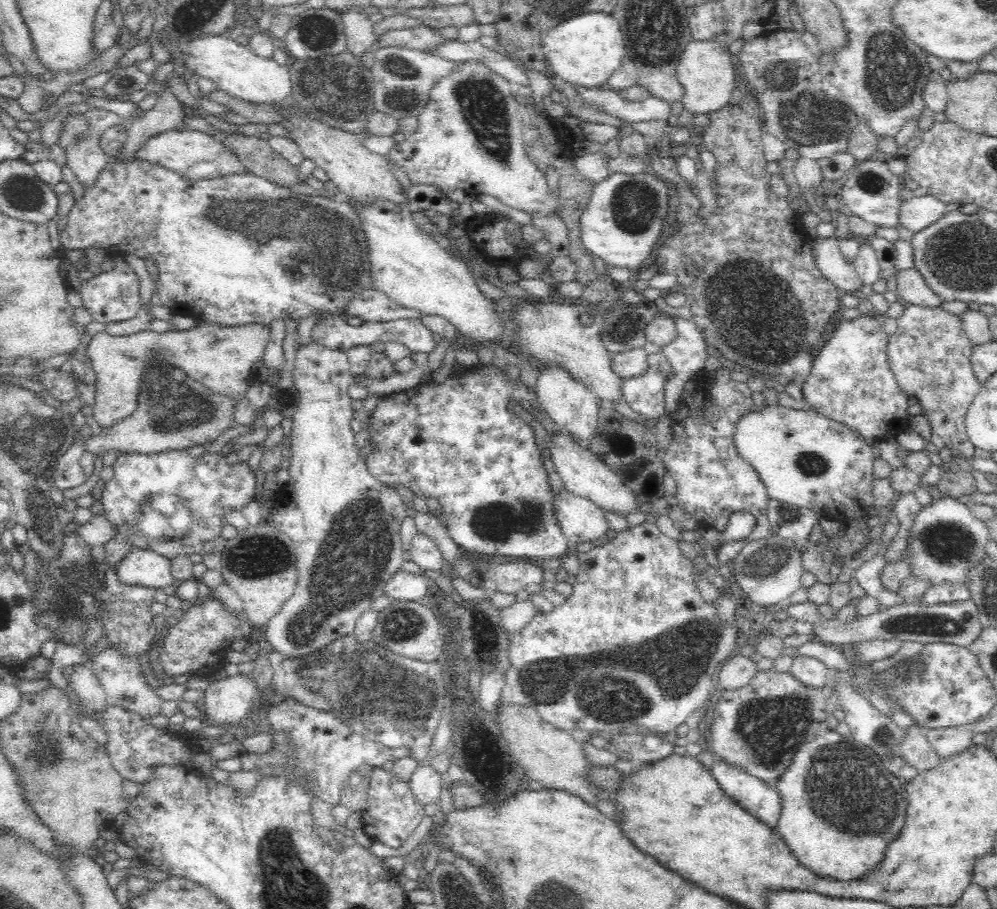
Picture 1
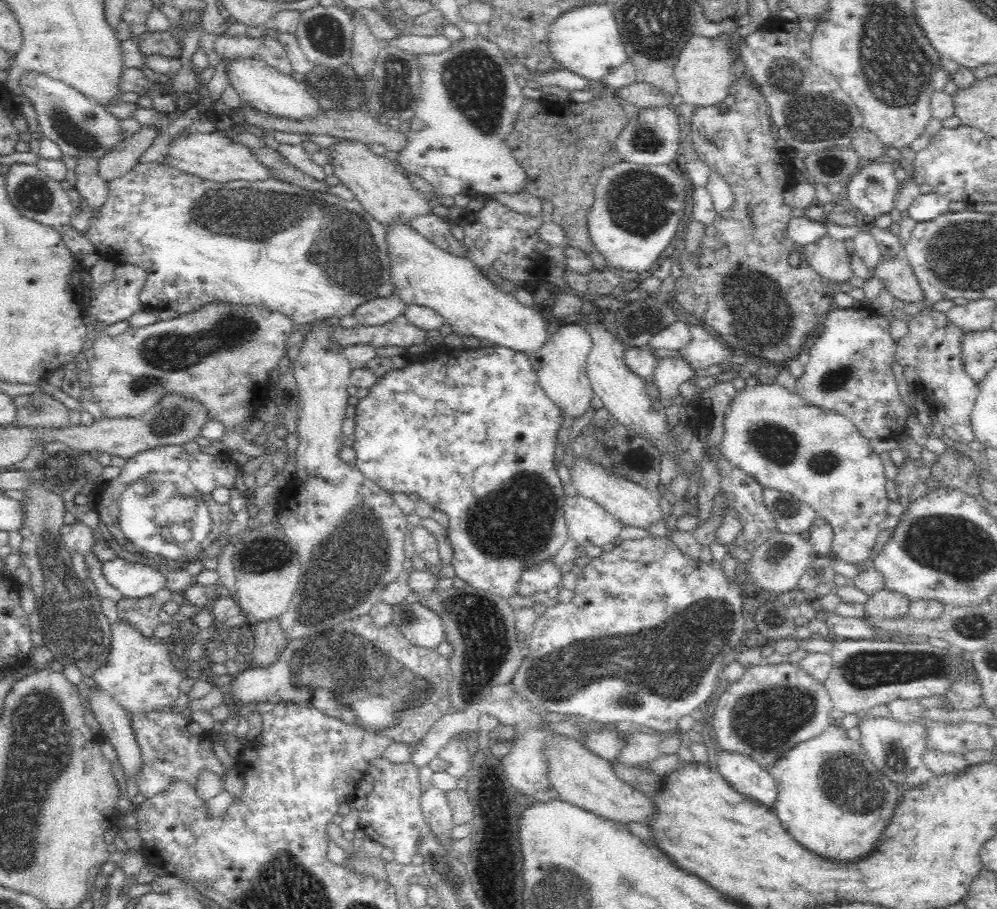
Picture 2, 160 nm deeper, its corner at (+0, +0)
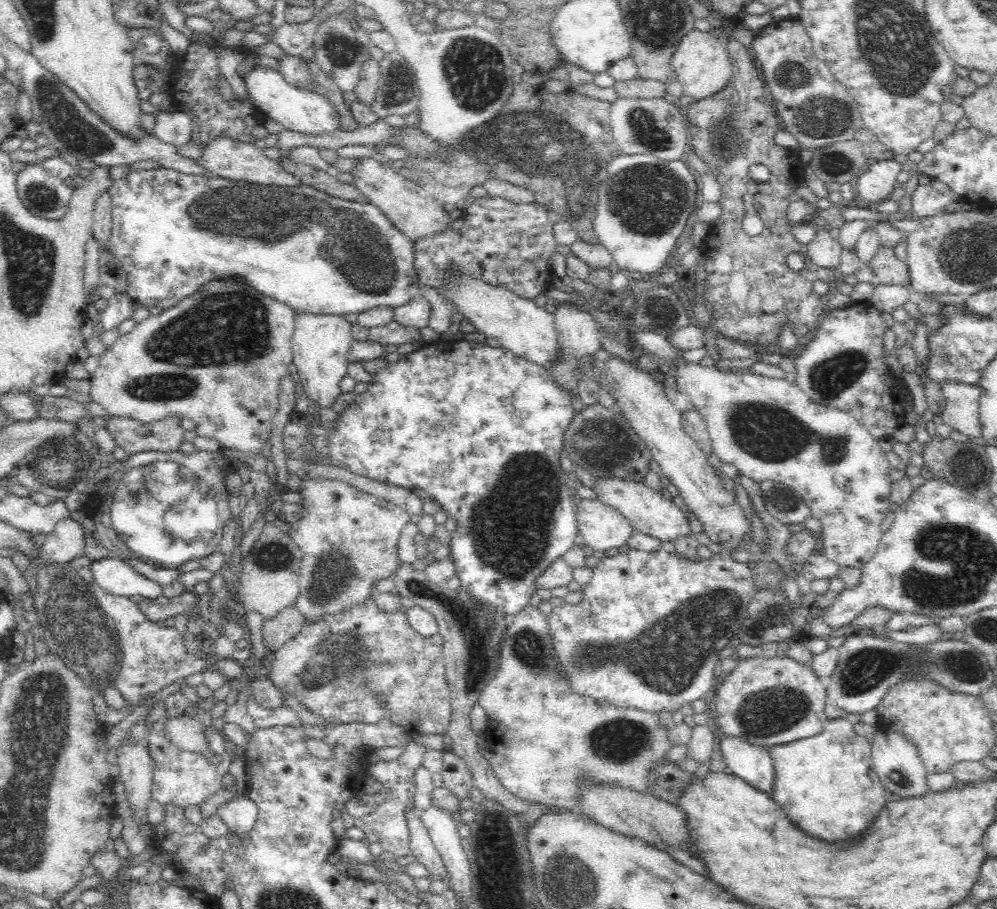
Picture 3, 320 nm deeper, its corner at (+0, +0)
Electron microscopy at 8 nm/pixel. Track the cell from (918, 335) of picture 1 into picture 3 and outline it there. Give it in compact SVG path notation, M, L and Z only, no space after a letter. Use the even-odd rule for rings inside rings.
M942 381L940 392L946 398L942 423L952 430L975 439L981 436L981 425L978 417L981 388L976 384L960 381Z

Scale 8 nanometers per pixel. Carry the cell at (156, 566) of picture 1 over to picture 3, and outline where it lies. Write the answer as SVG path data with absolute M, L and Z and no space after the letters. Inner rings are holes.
M107 557L90 564L94 582L116 596L142 596L155 599L163 595L163 586L146 575L138 573L118 557Z

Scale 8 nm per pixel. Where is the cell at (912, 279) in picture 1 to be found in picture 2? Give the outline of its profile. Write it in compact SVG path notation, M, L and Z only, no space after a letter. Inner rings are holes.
M902 255L888 261L882 261L881 258L874 273L883 282L883 287L904 304L914 303L921 306L926 301L921 284L908 260Z

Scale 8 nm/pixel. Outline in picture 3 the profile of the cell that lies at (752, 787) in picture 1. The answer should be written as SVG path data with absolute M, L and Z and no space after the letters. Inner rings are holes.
M731 737L721 738L720 749L726 763L726 773L731 773L766 794L774 790L775 773L769 750L754 747Z

